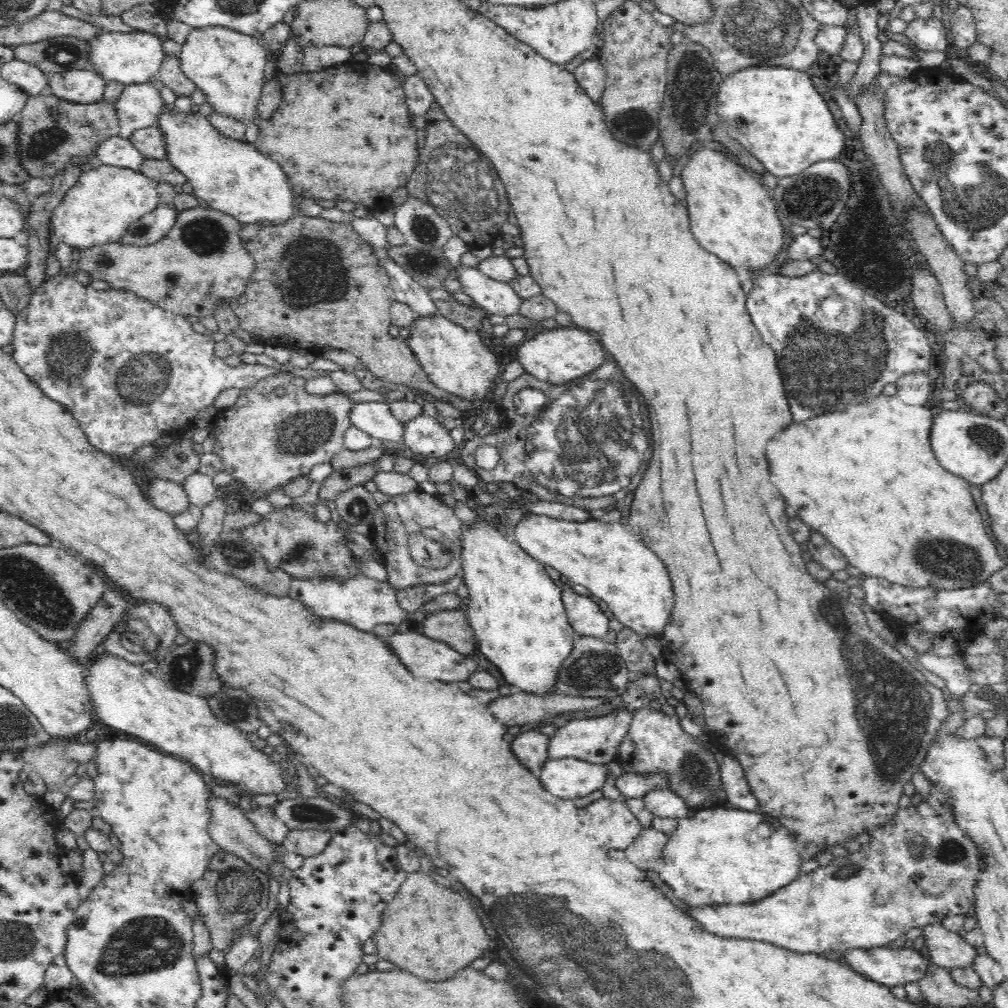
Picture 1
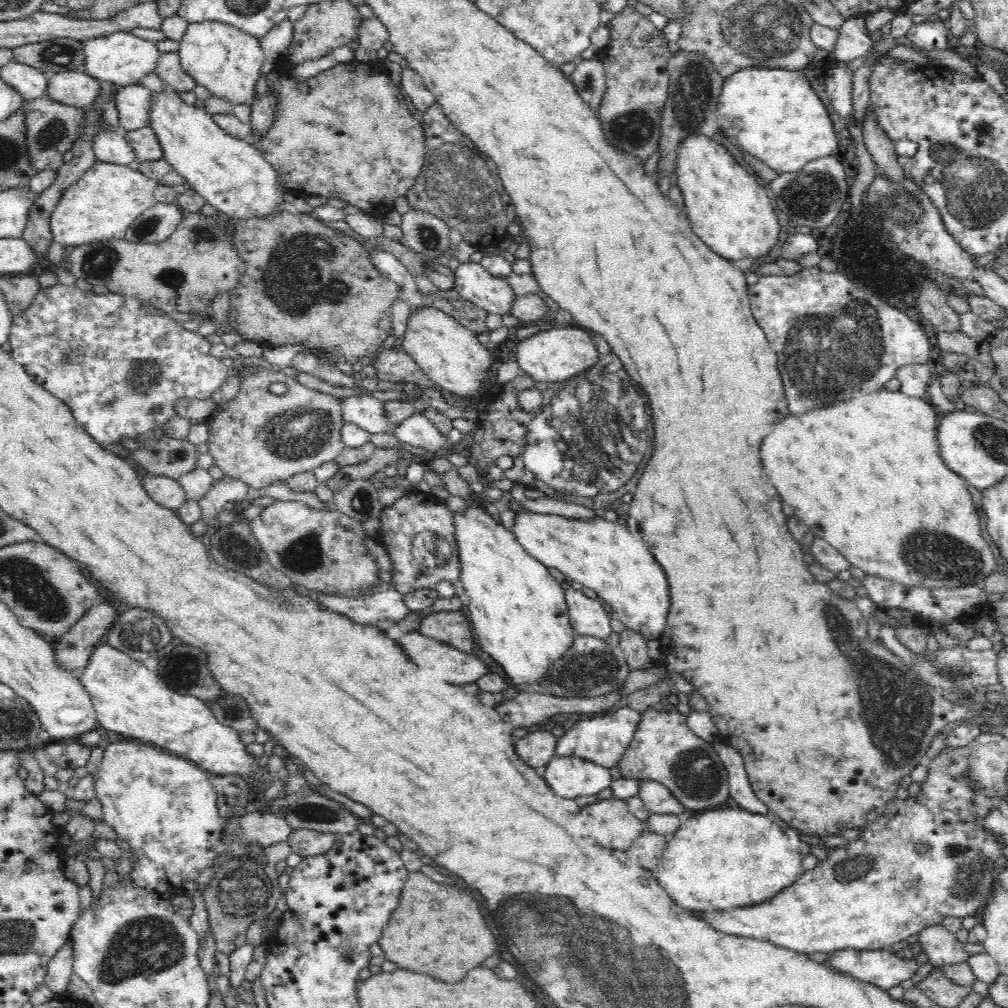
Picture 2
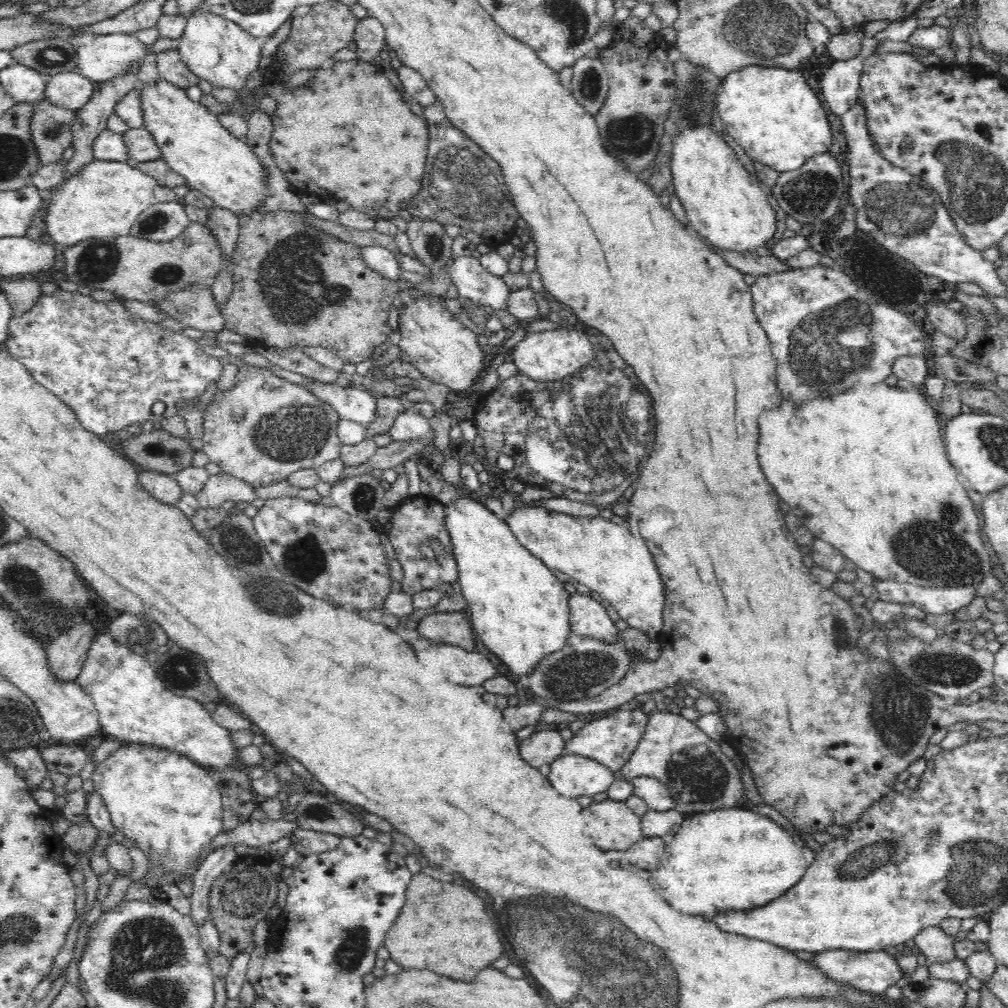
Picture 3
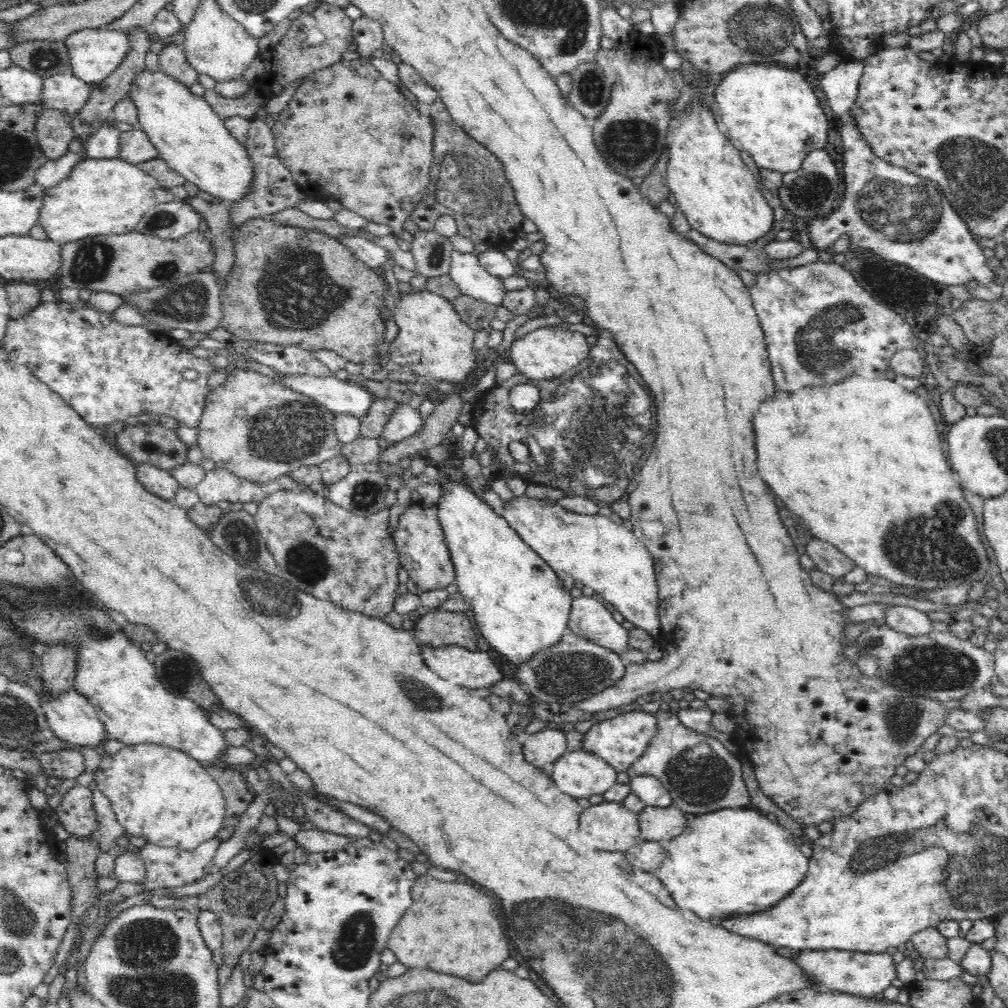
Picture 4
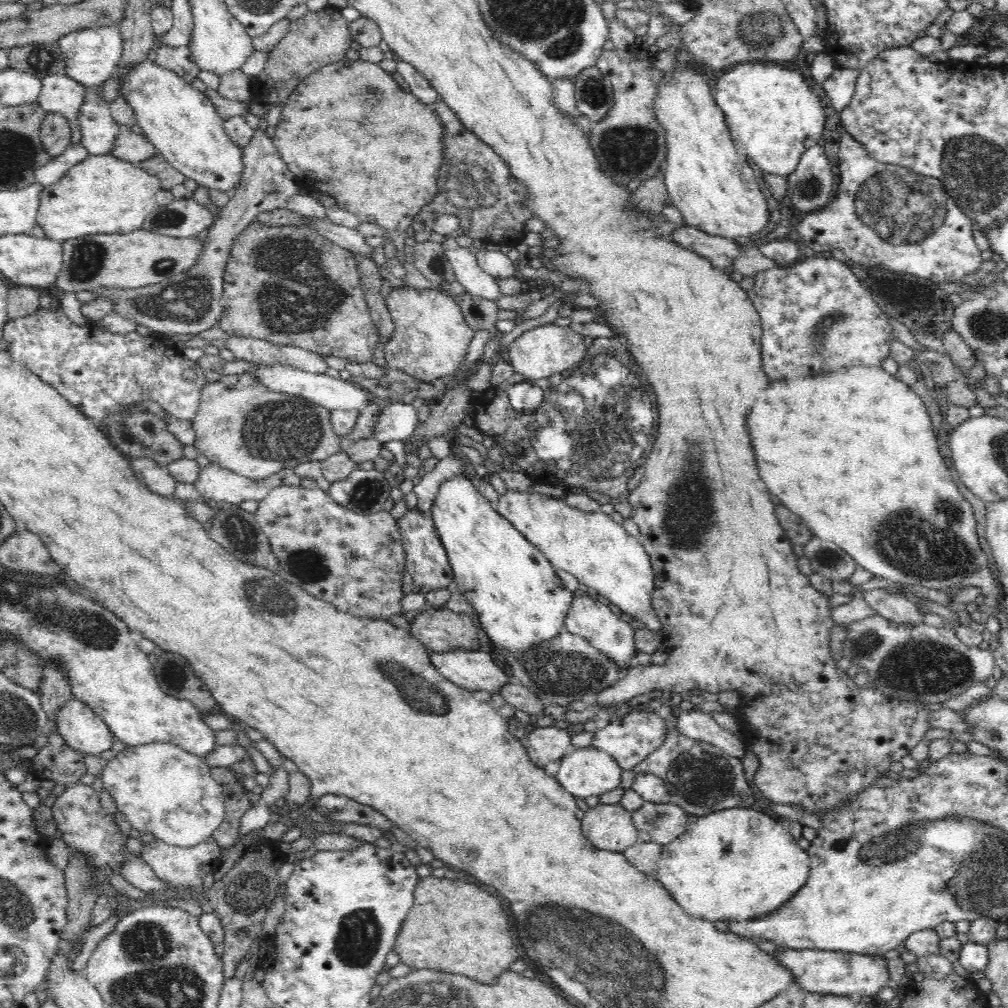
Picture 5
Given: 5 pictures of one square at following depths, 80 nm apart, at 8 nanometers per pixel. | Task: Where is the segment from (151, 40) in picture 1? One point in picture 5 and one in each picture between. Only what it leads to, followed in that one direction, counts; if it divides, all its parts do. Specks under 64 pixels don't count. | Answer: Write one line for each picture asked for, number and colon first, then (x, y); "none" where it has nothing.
2: (120, 58)
3: (99, 57)
4: (95, 53)
5: (91, 55)

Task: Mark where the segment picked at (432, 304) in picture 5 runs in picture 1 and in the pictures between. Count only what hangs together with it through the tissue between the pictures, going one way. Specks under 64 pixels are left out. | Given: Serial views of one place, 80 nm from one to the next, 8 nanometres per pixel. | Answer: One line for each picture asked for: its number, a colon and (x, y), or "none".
1: (457, 360)
2: (452, 357)
3: (432, 339)
4: (433, 341)

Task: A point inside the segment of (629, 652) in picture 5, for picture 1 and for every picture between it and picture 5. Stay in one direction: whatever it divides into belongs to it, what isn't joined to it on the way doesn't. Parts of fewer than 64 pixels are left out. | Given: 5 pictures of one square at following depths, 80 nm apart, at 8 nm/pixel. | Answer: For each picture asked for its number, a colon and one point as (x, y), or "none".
1: (587, 619)
2: (588, 617)
3: (588, 617)
4: (589, 618)

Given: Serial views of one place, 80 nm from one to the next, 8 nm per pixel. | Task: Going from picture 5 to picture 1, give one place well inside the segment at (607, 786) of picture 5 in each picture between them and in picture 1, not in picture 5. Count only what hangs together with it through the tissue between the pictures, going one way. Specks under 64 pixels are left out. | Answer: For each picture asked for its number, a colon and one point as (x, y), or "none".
1: (566, 779)
2: (570, 777)
3: (573, 776)
4: (578, 774)

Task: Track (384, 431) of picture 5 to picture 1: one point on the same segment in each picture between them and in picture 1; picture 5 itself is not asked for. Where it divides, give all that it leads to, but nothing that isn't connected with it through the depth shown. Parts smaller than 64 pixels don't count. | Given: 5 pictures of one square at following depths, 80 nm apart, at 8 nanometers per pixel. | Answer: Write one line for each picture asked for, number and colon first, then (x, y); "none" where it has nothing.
1: (424, 435)
2: (418, 431)
3: (410, 425)
4: (406, 421)

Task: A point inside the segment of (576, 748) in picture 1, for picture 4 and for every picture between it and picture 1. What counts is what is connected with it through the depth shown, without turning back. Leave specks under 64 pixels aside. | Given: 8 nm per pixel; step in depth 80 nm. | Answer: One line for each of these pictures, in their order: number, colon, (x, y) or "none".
2: (603, 740)
3: (611, 740)
4: (619, 741)

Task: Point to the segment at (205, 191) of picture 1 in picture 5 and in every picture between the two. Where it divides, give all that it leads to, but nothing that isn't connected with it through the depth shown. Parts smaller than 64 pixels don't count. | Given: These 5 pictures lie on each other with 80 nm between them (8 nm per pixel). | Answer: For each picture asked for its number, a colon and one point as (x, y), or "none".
2: (231, 174)
3: (195, 145)
4: (194, 141)
5: (182, 123)

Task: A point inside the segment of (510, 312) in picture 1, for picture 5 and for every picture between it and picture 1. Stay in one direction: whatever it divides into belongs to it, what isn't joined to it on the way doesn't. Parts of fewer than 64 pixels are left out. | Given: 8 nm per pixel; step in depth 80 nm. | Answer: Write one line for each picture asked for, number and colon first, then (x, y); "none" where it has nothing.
2: (473, 283)
3: (473, 281)
4: (473, 280)
5: (468, 274)

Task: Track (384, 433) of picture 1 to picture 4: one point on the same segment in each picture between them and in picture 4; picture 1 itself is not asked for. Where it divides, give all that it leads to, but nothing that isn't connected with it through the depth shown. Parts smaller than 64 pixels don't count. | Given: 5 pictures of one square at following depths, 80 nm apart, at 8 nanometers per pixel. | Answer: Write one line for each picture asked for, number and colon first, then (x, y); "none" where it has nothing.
2: (367, 412)
3: (350, 403)
4: (340, 397)

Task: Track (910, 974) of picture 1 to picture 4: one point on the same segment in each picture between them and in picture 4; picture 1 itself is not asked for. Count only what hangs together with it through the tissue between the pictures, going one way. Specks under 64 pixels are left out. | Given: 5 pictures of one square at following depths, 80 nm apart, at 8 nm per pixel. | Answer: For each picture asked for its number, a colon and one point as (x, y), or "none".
2: (883, 968)
3: (874, 971)
4: (857, 973)

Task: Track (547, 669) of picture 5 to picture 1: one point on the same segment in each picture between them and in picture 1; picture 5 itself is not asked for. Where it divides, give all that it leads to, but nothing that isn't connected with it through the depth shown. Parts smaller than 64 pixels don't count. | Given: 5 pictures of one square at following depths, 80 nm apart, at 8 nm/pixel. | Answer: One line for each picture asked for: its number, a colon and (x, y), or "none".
1: (594, 669)
2: (590, 667)
3: (585, 667)
4: (576, 668)

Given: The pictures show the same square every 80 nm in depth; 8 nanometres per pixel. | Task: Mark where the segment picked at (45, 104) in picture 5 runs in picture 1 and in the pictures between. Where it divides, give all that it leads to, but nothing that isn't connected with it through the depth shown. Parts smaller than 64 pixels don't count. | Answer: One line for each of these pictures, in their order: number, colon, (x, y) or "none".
1: (82, 86)
2: (77, 88)
3: (70, 90)
4: (66, 92)

